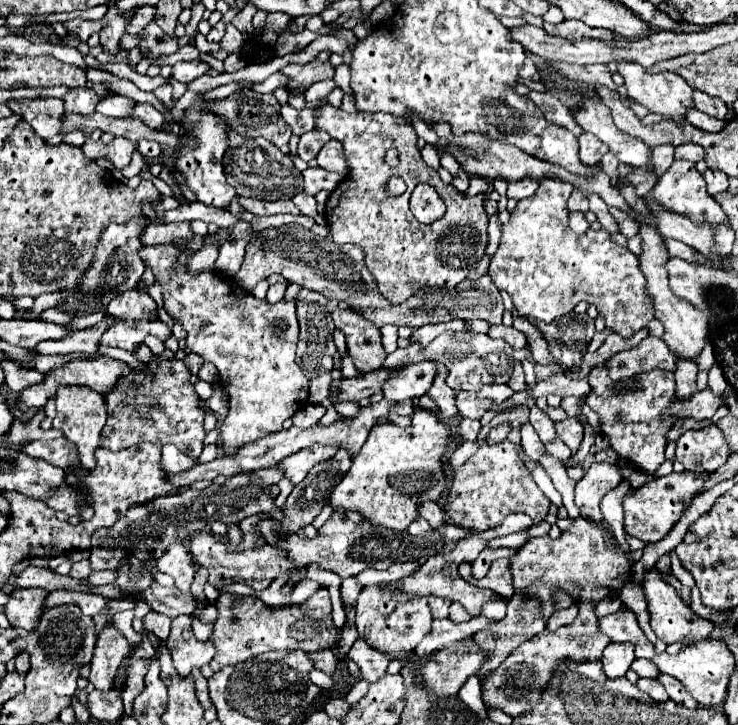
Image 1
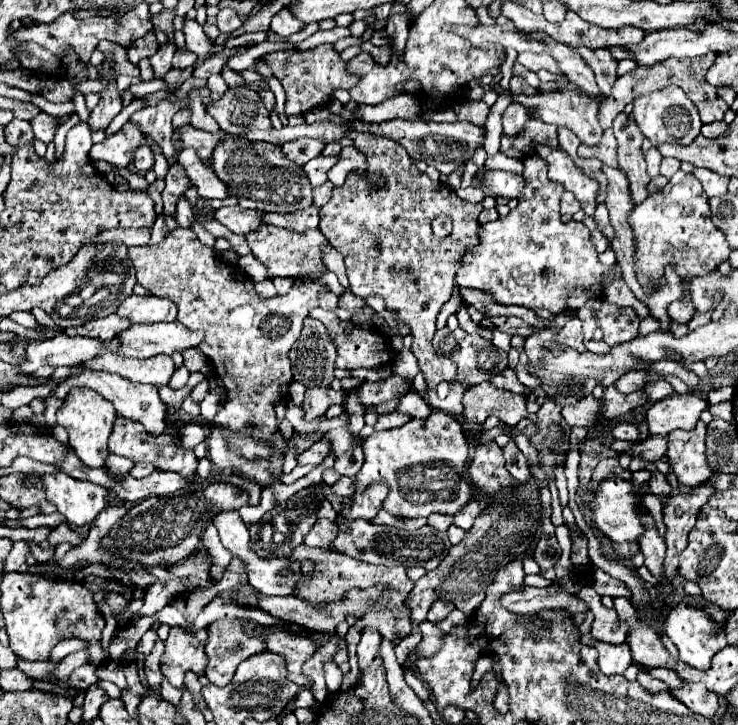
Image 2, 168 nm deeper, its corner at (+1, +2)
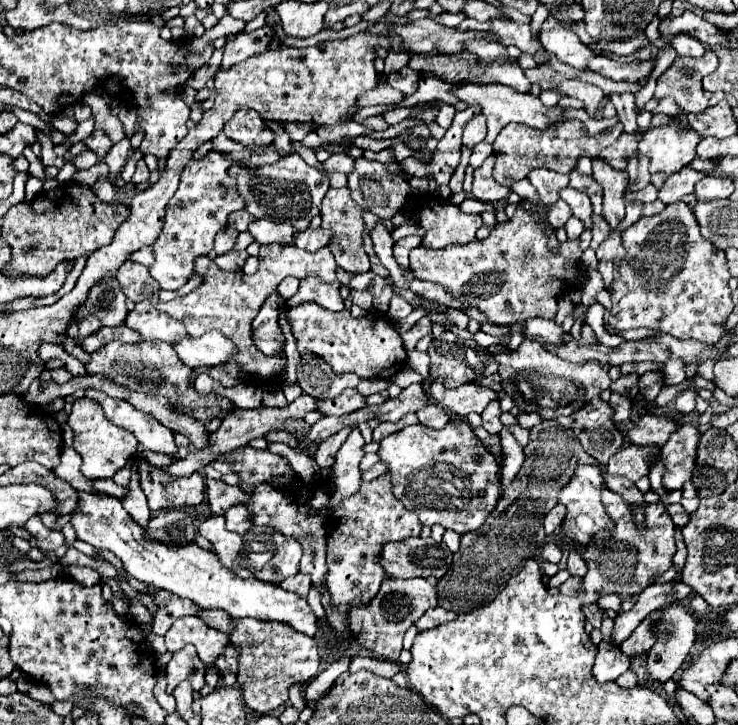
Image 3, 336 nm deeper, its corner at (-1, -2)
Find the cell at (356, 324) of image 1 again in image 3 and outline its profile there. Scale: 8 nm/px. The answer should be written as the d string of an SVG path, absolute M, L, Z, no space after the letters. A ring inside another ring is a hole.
M317 303L285 307L285 311L287 323L297 341L299 355L309 353L321 357L335 373L355 373L361 379L391 379L405 363L401 335L387 315L369 311L367 315L355 319L351 317L349 309L333 313Z

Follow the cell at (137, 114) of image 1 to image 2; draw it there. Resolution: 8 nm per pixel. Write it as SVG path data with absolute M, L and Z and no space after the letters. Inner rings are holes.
M127 121L117 133L109 135L101 143L95 143L91 147L89 157L93 161L103 159L119 169L129 167L133 163L133 153L143 143L143 139L145 139L145 133L141 131L141 127L133 121Z

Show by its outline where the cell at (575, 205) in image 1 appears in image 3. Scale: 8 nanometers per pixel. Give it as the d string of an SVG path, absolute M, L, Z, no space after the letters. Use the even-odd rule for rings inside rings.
M561 199L549 207L549 225L551 225L553 229L563 227L569 217L571 217L571 209L569 209L567 203L563 203Z

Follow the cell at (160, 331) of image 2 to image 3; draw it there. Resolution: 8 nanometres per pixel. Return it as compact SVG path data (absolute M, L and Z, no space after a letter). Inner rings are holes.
M209 331L201 339L181 339L173 345L181 361L189 367L217 367L237 353L233 341L229 341L221 331Z

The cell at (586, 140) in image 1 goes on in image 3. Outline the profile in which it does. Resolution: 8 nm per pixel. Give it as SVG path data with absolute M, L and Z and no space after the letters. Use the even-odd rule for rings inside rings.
M621 133L617 141L611 143L607 149L603 149L599 155L603 155L603 159L607 159L607 163L611 163L615 169L625 169L627 161L637 151L637 143L639 143L639 135Z

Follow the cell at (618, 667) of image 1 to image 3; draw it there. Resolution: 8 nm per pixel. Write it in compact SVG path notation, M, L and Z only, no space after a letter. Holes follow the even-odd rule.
M601 643L591 673L597 679L597 683L615 681L621 673L625 673L629 669L629 663L631 663L631 659L627 659L627 655L623 655L619 647Z

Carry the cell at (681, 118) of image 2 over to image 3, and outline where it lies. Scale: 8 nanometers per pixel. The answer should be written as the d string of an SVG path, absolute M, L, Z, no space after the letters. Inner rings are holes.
M675 117L675 125L657 127L641 135L639 151L649 157L649 173L677 173L685 165L695 159L695 147L701 141L701 135L695 135L691 127L687 133L679 129L679 125L687 125L685 117Z

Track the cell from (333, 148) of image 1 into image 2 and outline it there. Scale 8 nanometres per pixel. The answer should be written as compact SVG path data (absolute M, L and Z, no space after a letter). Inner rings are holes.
M343 147L337 163L329 169L329 181L333 185L339 185L351 171L365 171L365 157L355 147Z

